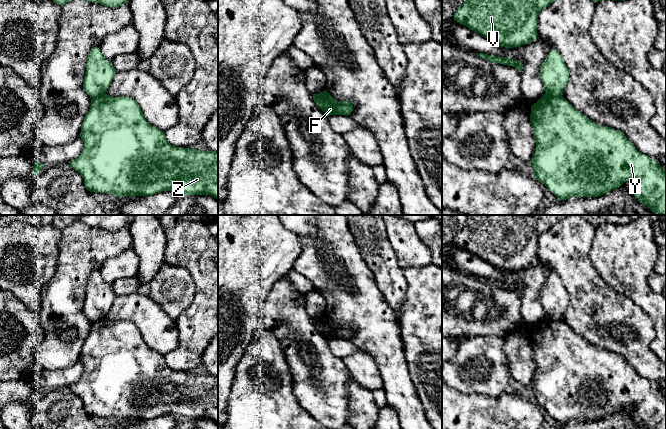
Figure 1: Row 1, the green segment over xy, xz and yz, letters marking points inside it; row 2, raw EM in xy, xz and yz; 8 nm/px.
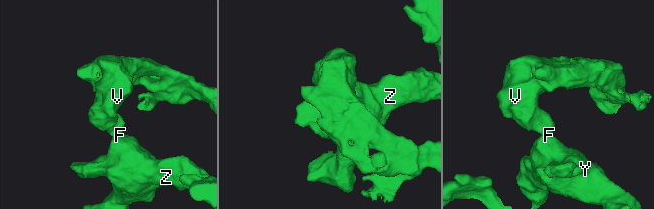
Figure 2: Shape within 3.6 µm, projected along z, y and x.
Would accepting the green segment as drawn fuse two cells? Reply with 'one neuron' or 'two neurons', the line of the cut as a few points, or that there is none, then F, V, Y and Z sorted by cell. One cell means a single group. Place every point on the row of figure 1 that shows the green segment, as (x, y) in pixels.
two neurons; cut in yz along (545, 93), (561, 95); F Y Z / V

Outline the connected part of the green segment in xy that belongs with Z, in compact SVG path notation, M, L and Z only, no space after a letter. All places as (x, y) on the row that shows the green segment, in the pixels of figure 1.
M107 94L92 98L79 136L84 148L78 158L69 161L69 166L83 177L90 192L121 198L169 190L179 195L211 195L218 200L218 152L171 145L164 131L145 119L132 98Z

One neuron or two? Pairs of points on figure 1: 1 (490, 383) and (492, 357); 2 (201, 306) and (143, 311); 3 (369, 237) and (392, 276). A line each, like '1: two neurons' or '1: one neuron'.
1: one neuron
2: two neurons
3: one neuron

